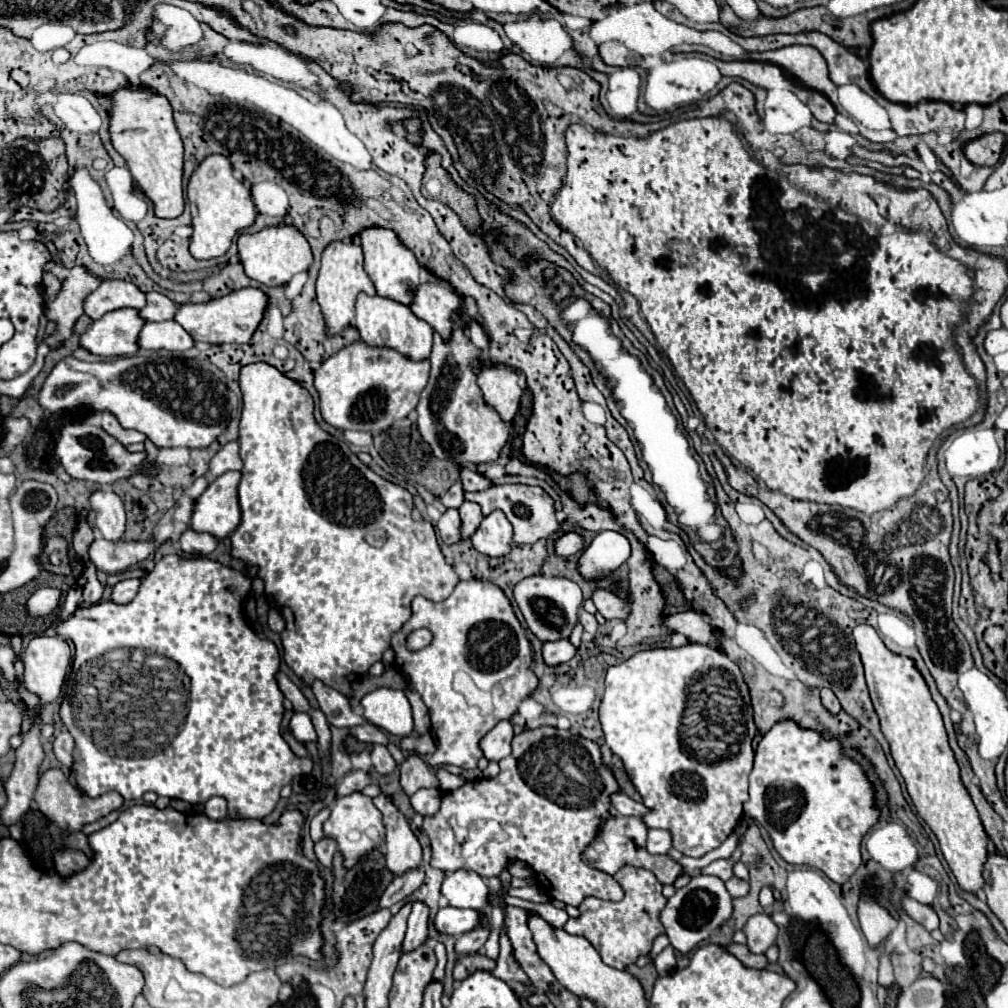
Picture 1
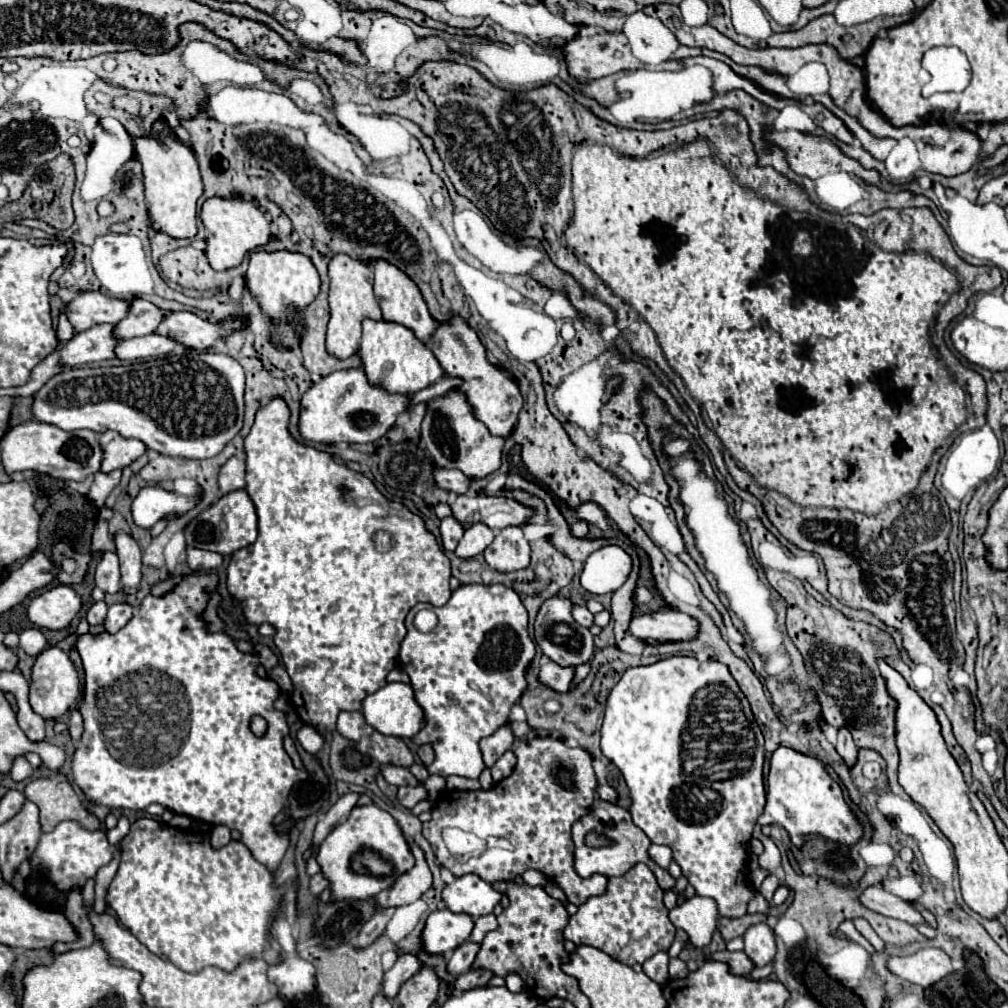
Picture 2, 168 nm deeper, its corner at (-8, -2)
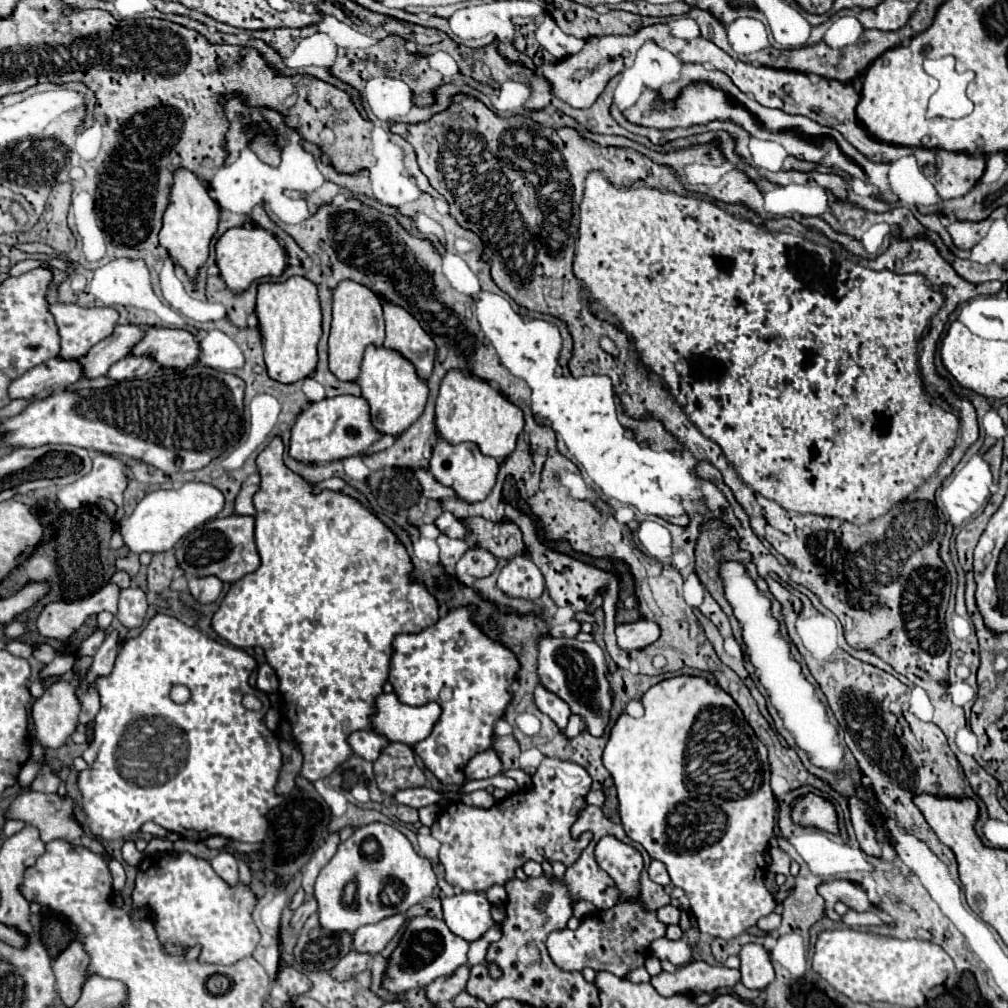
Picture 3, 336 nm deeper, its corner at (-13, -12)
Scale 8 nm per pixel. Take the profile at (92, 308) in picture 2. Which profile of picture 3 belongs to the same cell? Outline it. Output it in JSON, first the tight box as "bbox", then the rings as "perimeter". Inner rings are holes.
{"bbox":[50,304,118,358],"perimeter":[[[54,304],[50,306],[50,312],[56,318],[56,326],[62,338],[62,358],[80,358],[94,346],[94,342],[100,342],[102,338],[108,338],[114,332],[114,326],[118,324],[118,312],[114,308],[82,308],[76,304]]]}

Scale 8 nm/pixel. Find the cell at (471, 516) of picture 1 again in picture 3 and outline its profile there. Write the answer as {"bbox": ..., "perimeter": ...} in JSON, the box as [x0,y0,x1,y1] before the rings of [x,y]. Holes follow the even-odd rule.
{"bbox":[456,550,496,578],"perimeter":[[[466,550],[466,554],[458,560],[456,564],[456,576],[474,576],[474,578],[484,578],[494,572],[496,568],[496,558],[490,554],[490,550]]]}

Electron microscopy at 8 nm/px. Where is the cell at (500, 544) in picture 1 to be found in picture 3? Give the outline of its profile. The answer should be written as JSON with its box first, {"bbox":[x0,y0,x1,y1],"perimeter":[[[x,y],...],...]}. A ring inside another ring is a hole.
{"bbox":[498,554,544,600],"perimeter":[[[520,554],[510,558],[508,564],[500,570],[498,588],[510,596],[538,600],[544,590],[544,578],[538,566],[534,566],[526,554]]]}

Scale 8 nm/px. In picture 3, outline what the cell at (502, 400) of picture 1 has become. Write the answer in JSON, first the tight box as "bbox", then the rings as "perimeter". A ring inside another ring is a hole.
{"bbox":[436,370,524,462],"perimeter":[[[450,370],[440,384],[436,400],[436,428],[448,442],[474,442],[482,454],[502,462],[516,448],[516,440],[524,430],[524,414],[490,382],[482,382],[482,378],[474,378],[472,374],[466,376],[460,370]]]}

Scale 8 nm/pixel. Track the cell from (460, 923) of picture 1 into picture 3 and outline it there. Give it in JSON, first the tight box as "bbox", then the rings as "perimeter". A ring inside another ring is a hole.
{"bbox":[384,916,468,994],"perimeter":[[[430,916],[422,918],[412,918],[406,924],[406,932],[398,944],[398,948],[390,956],[388,964],[388,974],[384,978],[384,986],[394,992],[394,994],[404,994],[410,988],[422,988],[428,986],[432,980],[440,976],[452,974],[458,966],[466,964],[466,952],[468,952],[468,942],[464,938],[458,938],[446,922]]]}

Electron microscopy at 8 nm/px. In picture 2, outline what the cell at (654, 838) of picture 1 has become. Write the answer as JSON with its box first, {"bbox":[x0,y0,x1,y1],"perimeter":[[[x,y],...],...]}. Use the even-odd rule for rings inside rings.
{"bbox":[649,844,671,870],"perimeter":[[[651,844],[649,856],[651,856],[651,860],[653,860],[657,866],[661,866],[661,868],[667,870],[667,866],[669,866],[669,862],[671,862],[671,848],[669,848],[669,846],[659,846],[659,844]]]}

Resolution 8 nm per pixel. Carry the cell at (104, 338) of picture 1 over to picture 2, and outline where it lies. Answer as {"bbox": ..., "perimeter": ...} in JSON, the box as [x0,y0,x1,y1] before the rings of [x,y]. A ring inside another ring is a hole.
{"bbox":[59,324,113,368],"perimeter":[[[99,324],[97,328],[89,328],[89,332],[81,332],[73,336],[63,350],[59,352],[59,364],[63,368],[77,368],[89,362],[101,362],[113,358],[113,336],[109,336],[111,324]]]}

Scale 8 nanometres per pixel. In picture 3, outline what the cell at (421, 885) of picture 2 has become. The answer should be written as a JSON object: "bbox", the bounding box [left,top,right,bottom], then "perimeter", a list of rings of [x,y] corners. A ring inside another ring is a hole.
{"bbox":[354,914,406,954],"perimeter":[[[394,914],[390,918],[382,918],[382,922],[360,926],[354,932],[354,948],[360,952],[370,952],[370,954],[382,952],[404,922],[406,922],[404,914]]]}

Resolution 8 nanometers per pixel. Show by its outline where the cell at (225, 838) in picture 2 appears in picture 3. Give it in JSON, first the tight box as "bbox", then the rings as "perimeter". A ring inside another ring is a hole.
{"bbox":[212,852,238,884],"perimeter":[[[220,852],[212,858],[212,868],[220,878],[224,878],[228,884],[238,882],[238,860],[232,852]]]}

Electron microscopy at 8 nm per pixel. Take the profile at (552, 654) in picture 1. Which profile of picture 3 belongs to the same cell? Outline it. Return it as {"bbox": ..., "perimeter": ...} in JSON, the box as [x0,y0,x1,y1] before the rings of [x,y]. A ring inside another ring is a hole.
{"bbox":[534,684,570,730],"perimeter":[[[538,684],[536,692],[534,692],[534,700],[536,700],[536,706],[544,714],[548,714],[560,730],[566,728],[566,722],[570,716],[570,706],[566,706],[566,702],[562,702],[562,698],[558,698],[556,694],[550,694],[550,690],[546,690],[542,684]]]}

